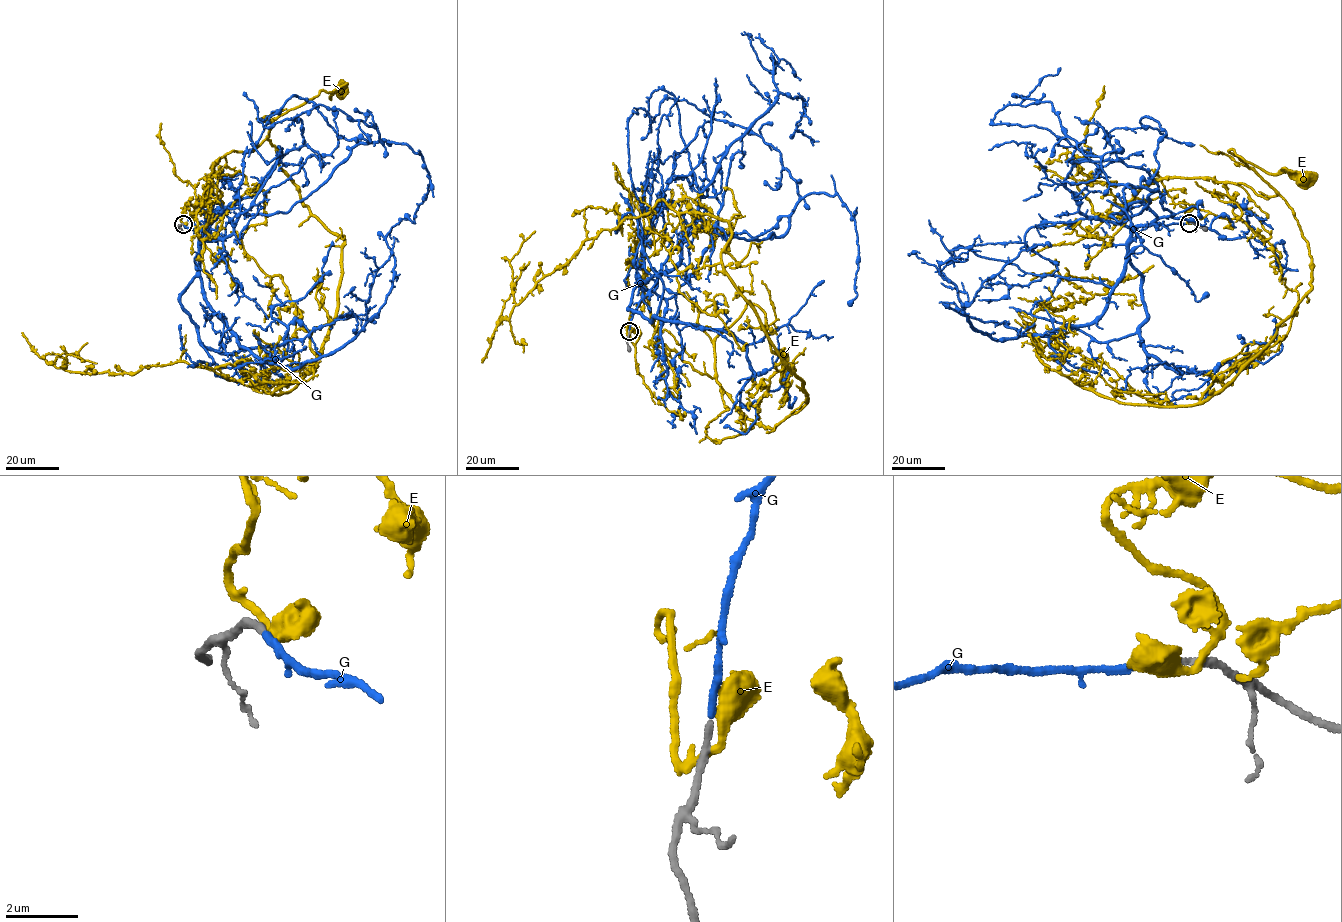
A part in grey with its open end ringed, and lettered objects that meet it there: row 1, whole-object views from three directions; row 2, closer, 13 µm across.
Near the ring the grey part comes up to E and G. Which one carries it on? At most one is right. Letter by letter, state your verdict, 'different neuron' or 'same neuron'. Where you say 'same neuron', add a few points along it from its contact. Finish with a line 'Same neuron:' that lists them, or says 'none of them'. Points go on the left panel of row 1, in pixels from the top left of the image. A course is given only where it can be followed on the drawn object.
E: different neuron
G: same neuron | via (183, 224), (233, 203), (288, 212), (383, 144), (323, 105), (264, 128), (243, 92)
Same neuron: G

